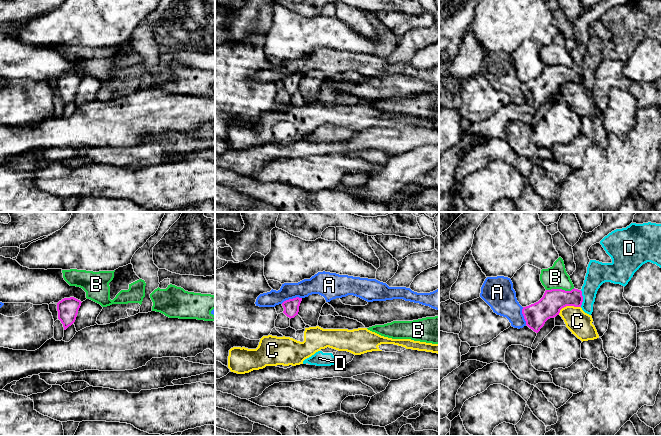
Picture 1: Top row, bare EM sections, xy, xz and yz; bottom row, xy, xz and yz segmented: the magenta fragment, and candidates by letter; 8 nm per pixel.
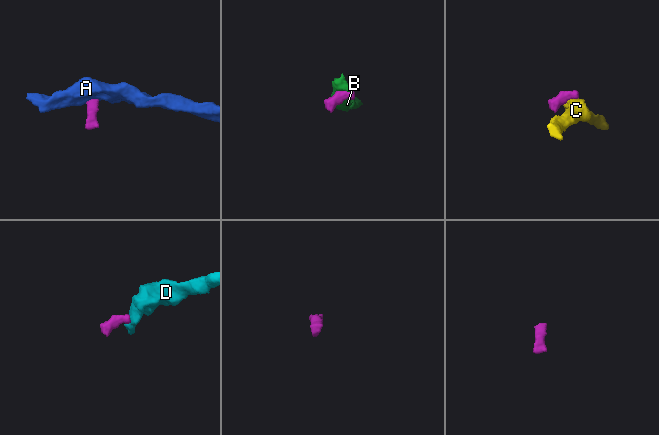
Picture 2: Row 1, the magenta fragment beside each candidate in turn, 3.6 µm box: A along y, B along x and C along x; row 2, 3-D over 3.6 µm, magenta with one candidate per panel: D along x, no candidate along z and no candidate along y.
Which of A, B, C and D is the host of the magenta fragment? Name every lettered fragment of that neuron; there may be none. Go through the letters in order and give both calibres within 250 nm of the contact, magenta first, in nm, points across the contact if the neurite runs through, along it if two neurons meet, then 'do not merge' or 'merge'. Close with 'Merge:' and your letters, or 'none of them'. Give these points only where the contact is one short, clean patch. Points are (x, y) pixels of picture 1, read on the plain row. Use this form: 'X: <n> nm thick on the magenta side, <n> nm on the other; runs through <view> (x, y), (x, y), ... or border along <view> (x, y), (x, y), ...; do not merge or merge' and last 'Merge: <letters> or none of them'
A: 130 nm thick on the magenta side, 160 nm on the other; border along xz (301, 73), (289, 74), (281, 79); do not merge
B: 190 nm thick on the magenta side, 190 nm on the other; border along yz (574, 64), (570, 66), (546, 66); do not merge
C: 190 nm thick on the magenta side, 190 nm on the other; border along yz (580, 82), (564, 82), (558, 90); do not merge
D: 180 nm thick on the magenta side, 180 nm on the other; border along yz (580, 66), (582, 72), (581, 82); do not merge
Merge: none of them

